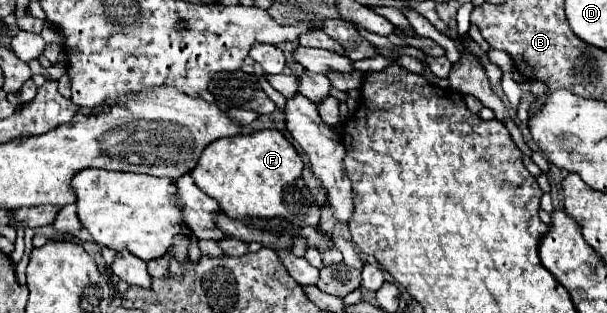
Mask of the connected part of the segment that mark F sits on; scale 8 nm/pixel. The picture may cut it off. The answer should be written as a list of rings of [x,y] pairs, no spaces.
[[[263,129],[209,143],[191,177],[231,219],[285,217],[295,225],[319,225],[319,207],[303,183],[301,171],[303,161],[285,135],[277,129]]]

